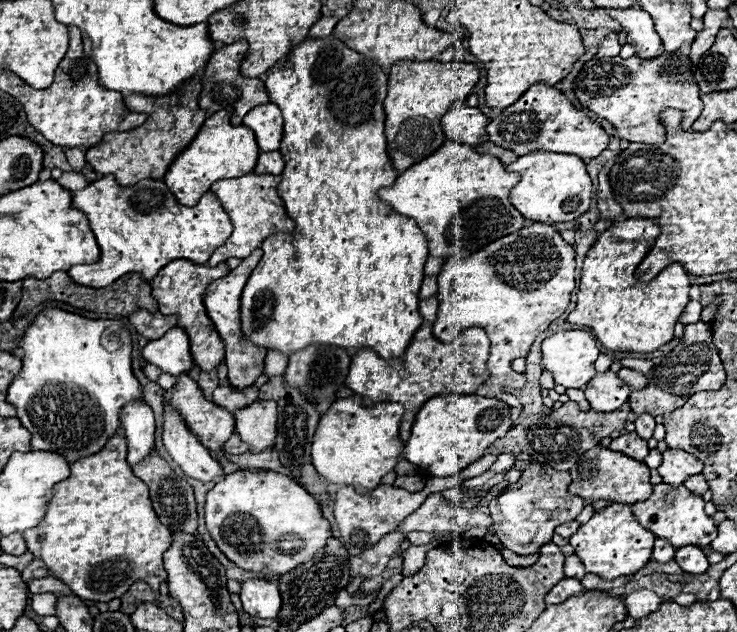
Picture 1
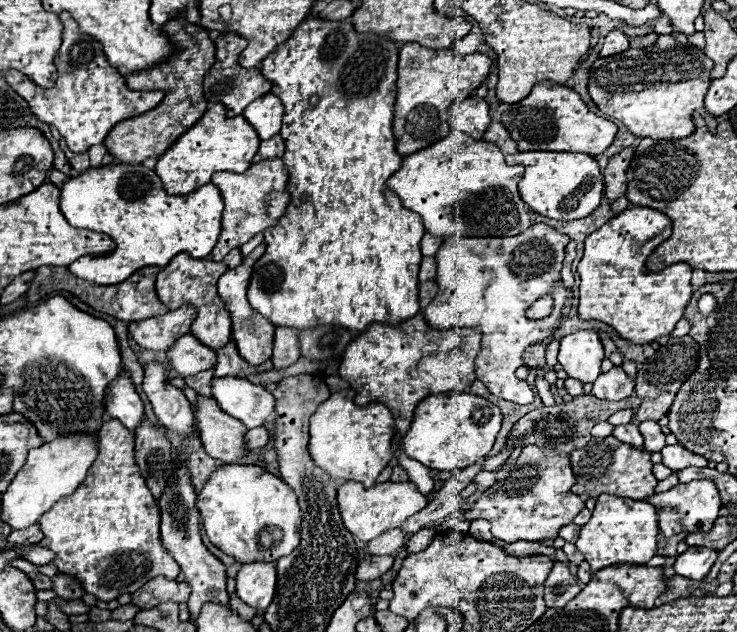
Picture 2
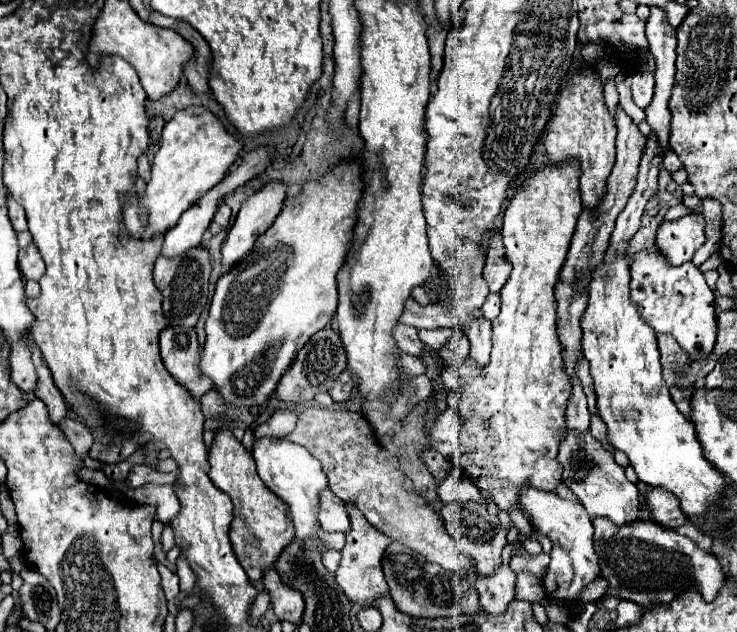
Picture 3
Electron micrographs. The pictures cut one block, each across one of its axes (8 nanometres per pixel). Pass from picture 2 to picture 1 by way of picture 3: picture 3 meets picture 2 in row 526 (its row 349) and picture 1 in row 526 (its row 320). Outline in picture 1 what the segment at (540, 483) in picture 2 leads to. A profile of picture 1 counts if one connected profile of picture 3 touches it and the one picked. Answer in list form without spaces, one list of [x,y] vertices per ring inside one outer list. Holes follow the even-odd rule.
[[[530,462],[522,470],[522,478],[514,484],[510,484],[500,496],[490,500],[490,518],[494,520],[496,536],[502,540],[504,548],[516,552],[516,554],[534,554],[540,546],[550,542],[554,528],[574,520],[582,508],[584,500],[574,498],[568,494],[566,486],[570,484],[568,472],[558,472],[548,464]]]

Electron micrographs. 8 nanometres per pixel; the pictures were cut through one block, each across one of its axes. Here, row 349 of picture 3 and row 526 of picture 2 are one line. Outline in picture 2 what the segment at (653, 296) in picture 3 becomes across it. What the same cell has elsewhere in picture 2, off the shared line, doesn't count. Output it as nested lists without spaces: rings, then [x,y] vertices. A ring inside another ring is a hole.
[[[692,480],[676,484],[668,492],[660,492],[648,498],[658,510],[670,506],[678,510],[686,532],[710,532],[720,512],[720,496],[710,480]]]

